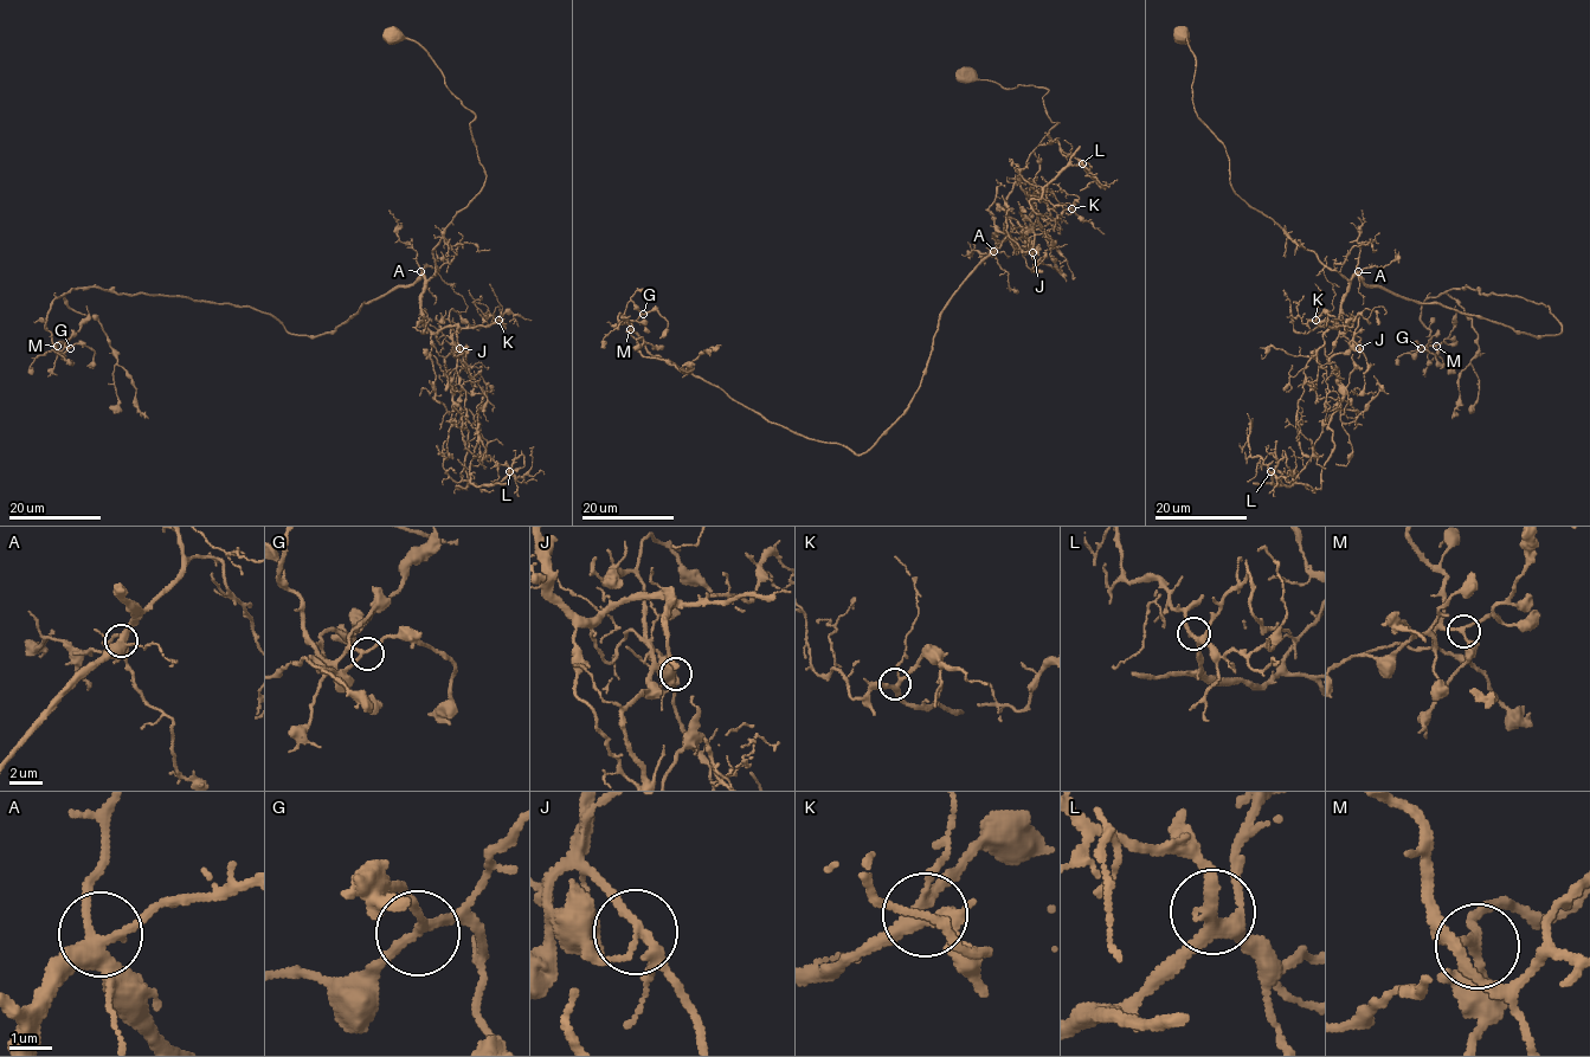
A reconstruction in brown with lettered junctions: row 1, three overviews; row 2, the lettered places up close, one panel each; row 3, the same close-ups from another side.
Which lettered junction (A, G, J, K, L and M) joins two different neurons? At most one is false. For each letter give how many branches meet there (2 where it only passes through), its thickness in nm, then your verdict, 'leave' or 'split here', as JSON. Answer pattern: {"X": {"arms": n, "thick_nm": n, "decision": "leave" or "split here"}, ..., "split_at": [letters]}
{"A": {"arms": 4, "thick_nm": 360, "decision": "leave"}, "G": {"arms": 3, "thick_nm": 180, "decision": "leave"}, "J": {"arms": 4, "thick_nm": 180, "decision": "split here"}, "K": {"arms": 4, "thick_nm": 280, "decision": "leave"}, "L": {"arms": 4, "thick_nm": 320, "decision": "leave"}, "M": {"arms": 3, "thick_nm": 200, "decision": "leave"}, "split_at": ["J"]}

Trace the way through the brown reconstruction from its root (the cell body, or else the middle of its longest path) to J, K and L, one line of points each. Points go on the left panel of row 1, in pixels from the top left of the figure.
J: (392, 34), (414, 40), (475, 115), (487, 180), (433, 249), (438, 271), (420, 302), (438, 342), (459, 347)
K: (392, 34), (414, 40), (475, 115), (487, 176), (433, 249), (424, 324), (437, 333), (499, 320)
L: (392, 34), (414, 40), (475, 115), (487, 180), (433, 249), (420, 314), (468, 432), (456, 487), (509, 471)

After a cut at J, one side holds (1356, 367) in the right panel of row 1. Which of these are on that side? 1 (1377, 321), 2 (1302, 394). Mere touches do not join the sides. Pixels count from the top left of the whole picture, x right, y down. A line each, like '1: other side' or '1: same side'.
1: same side
2: other side

